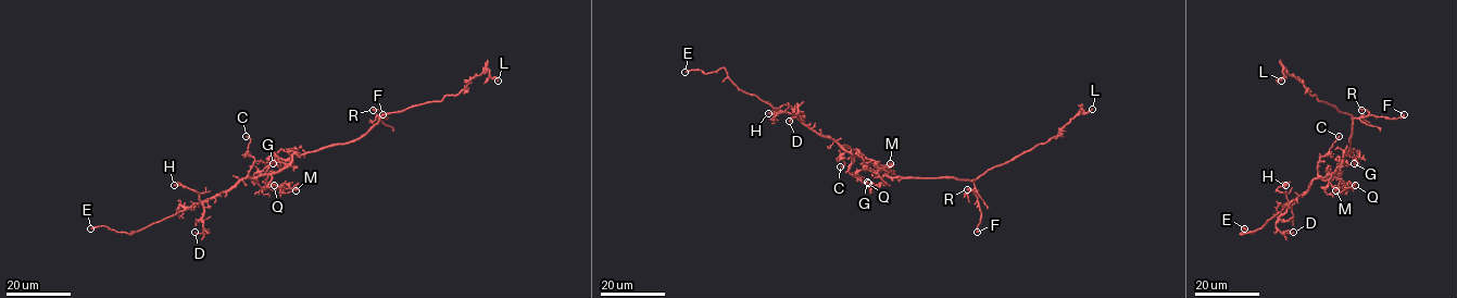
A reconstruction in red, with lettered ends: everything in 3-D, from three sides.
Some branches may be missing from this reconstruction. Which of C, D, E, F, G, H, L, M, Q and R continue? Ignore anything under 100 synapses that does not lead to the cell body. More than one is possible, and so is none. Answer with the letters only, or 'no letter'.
E

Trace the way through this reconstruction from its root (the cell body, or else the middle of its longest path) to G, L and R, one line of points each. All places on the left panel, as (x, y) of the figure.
G: (292, 157), (293, 151), (289, 150), (288, 158), (279, 158), (275, 165), (273, 163)
L: (292, 157), (354, 141), (384, 114), (456, 95), (467, 82), (485, 70), (498, 81)
R: (292, 157), (361, 138), (382, 114), (378, 109), (373, 110)

